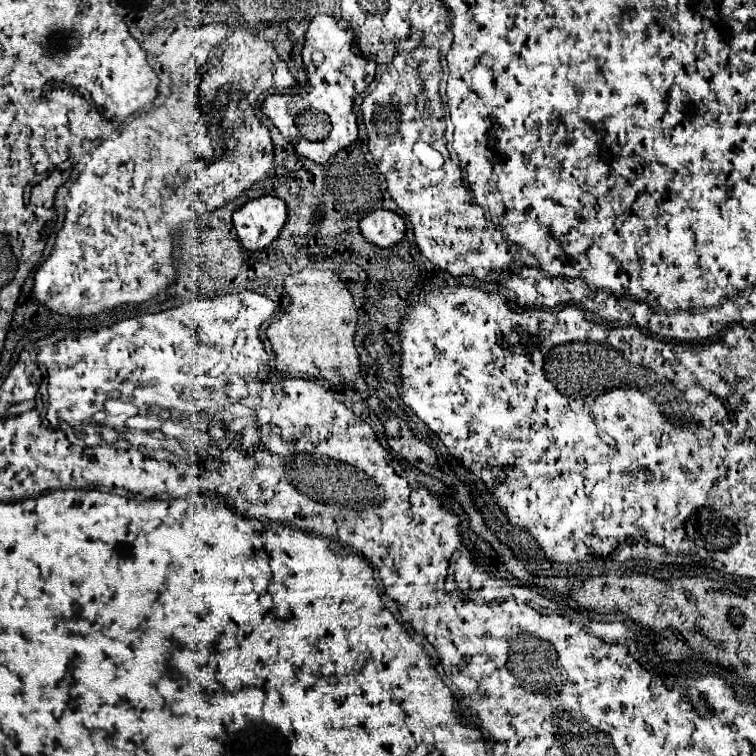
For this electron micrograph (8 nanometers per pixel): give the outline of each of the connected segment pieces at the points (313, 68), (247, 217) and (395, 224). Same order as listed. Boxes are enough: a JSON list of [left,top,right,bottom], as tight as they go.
[[263,16,375,164],[233,196,287,252],[359,208,407,248]]

